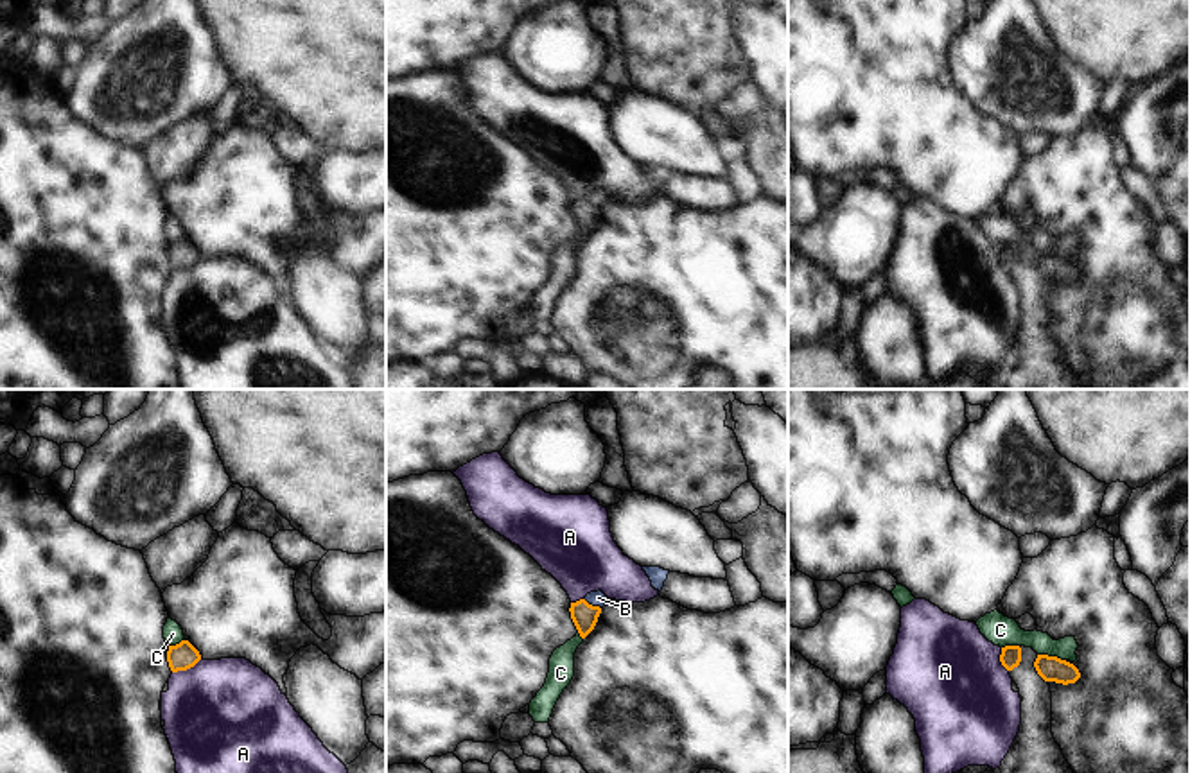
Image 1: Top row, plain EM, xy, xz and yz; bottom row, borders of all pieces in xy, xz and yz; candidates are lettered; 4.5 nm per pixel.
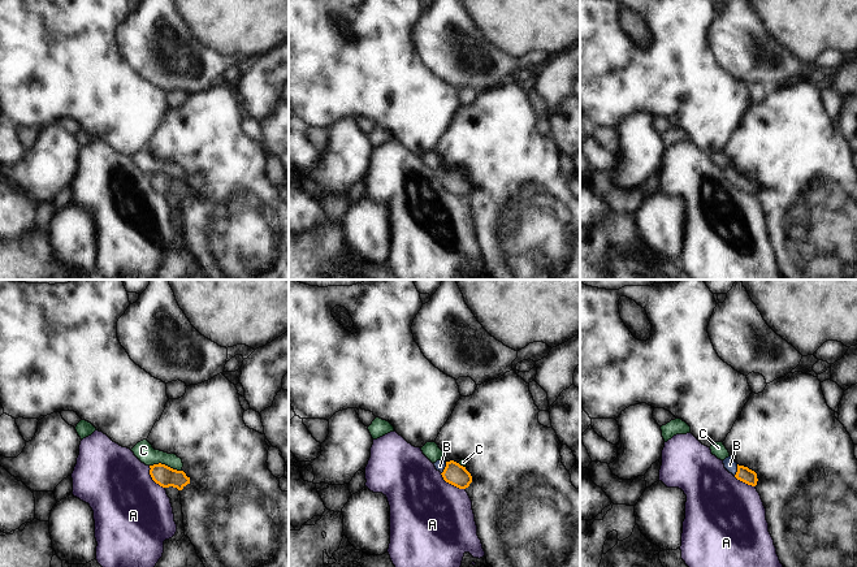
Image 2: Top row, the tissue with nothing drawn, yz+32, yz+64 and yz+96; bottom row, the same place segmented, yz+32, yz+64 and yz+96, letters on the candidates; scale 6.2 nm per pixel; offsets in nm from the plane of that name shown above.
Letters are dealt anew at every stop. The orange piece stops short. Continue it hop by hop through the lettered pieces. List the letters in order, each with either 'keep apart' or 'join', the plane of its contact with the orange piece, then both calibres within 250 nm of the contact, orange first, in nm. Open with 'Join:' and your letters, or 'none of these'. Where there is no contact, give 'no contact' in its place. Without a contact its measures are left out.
Join: B
A: keep apart; contact in xy; calibres 120 and 480 nm
B: join; contact in xz; calibres 120 and 70 nm
C: keep apart; contact in yz; calibres 110 and 130 nm

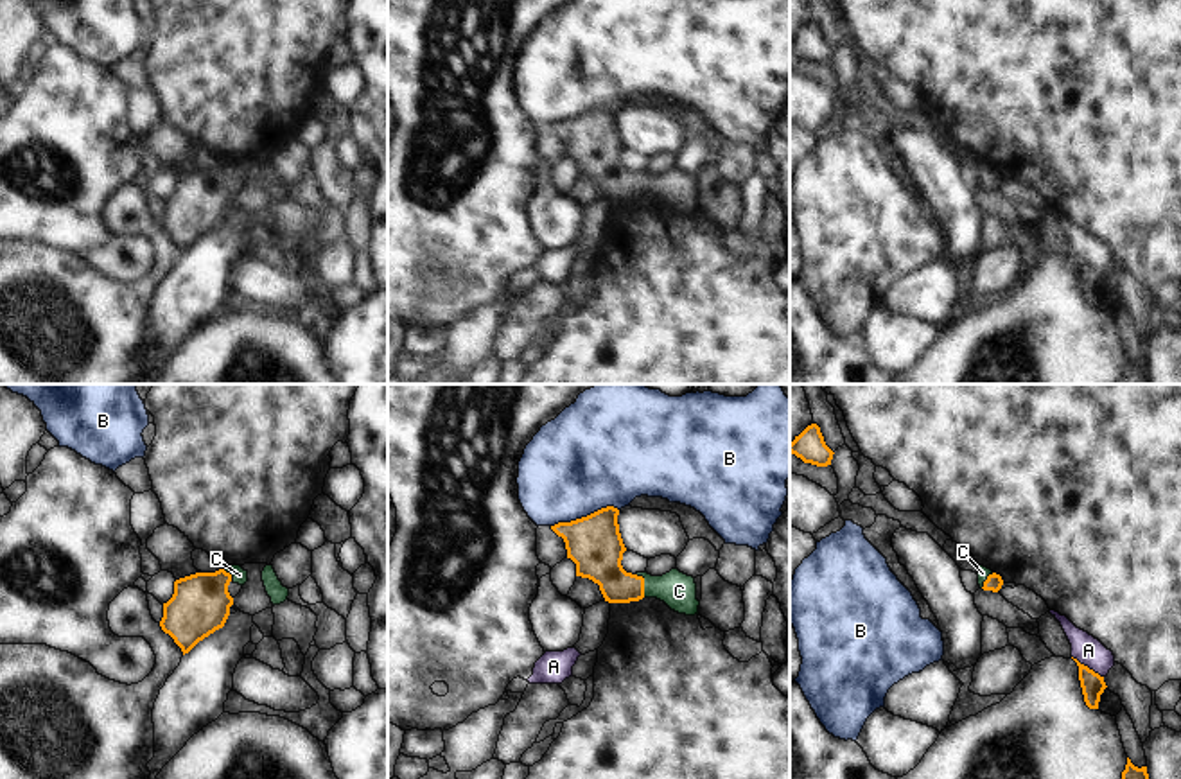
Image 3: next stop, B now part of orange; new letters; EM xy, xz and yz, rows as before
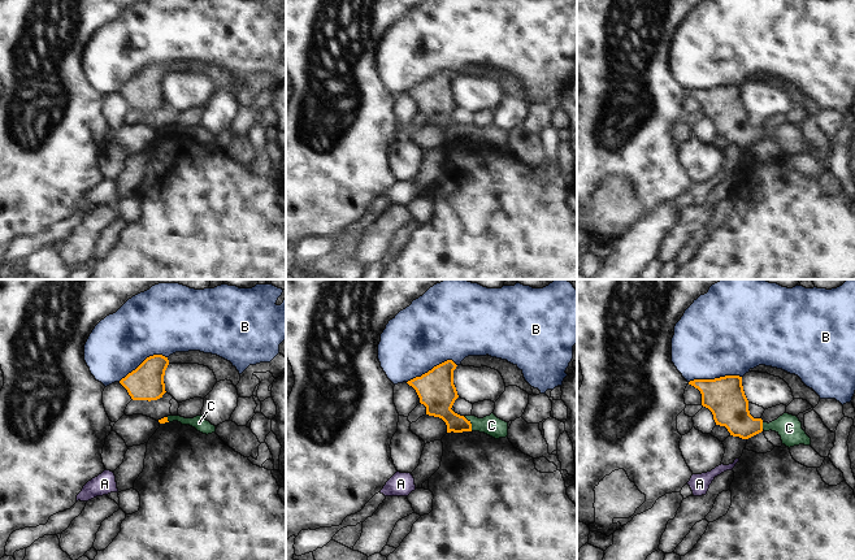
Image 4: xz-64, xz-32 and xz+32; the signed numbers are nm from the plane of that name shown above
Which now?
Join: C
A: keep apart; contact in yz; calibres 100 and 130 nm
B: keep apart; contact in xz; calibres 240 and 460 nm
C: join; contact in xz; calibres 220 and 160 nm

